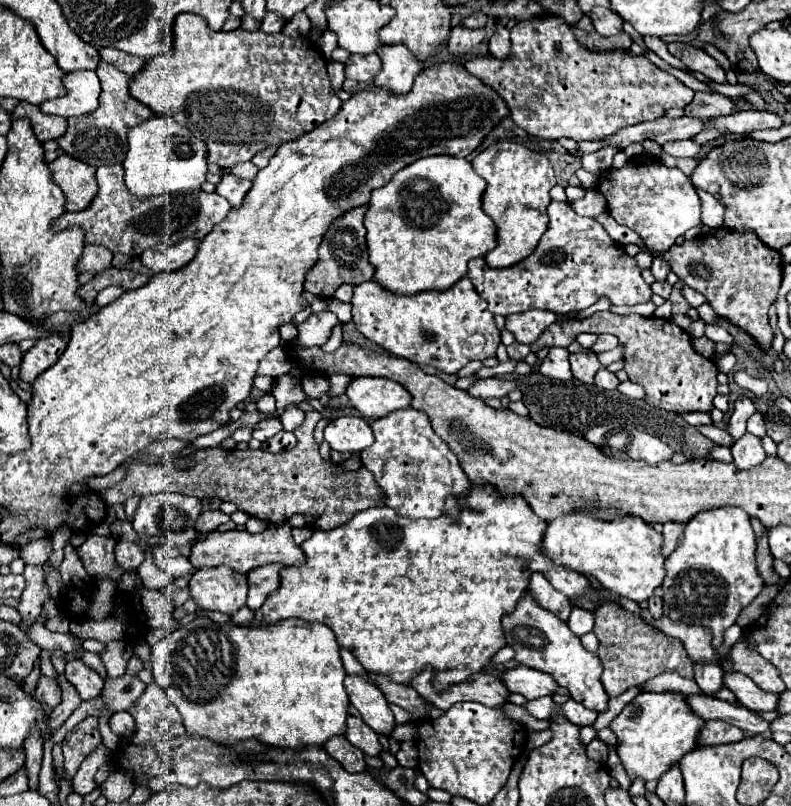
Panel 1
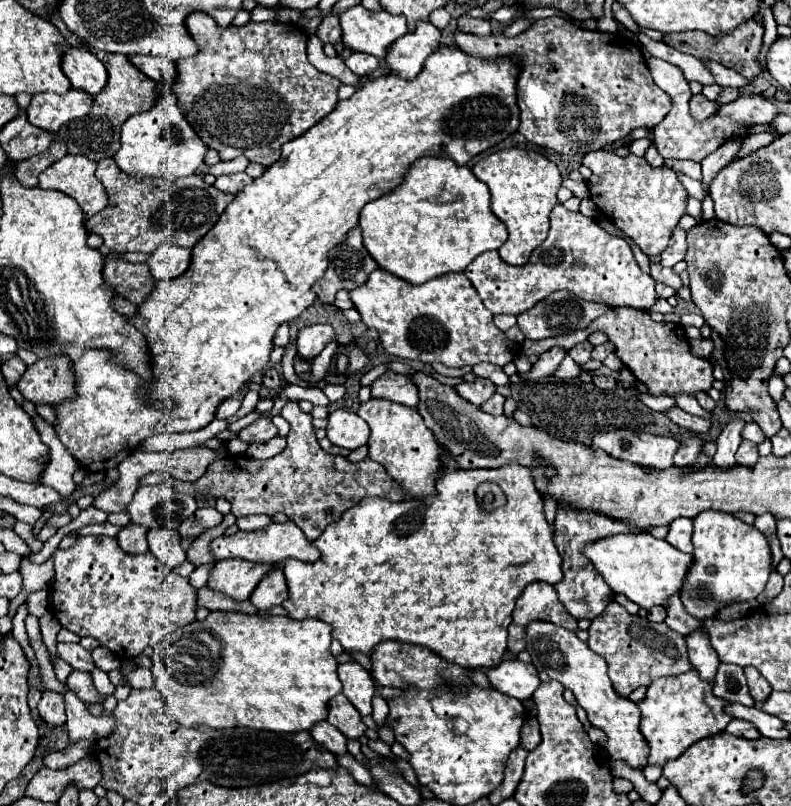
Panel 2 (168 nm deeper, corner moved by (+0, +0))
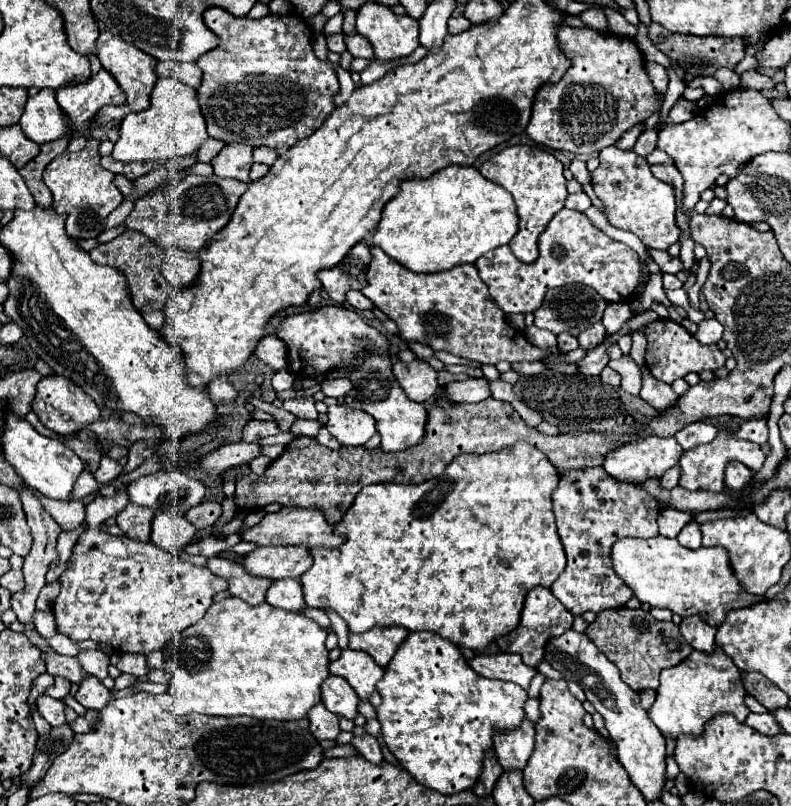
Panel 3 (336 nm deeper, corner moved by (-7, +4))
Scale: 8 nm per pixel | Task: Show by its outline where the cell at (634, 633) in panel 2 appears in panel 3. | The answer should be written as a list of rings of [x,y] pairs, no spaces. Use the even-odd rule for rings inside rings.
[[[605,609],[597,615],[597,619],[587,627],[587,637],[613,661],[619,671],[621,679],[633,689],[657,689],[659,687],[659,673],[665,667],[675,667],[685,661],[693,649],[683,639],[679,625],[673,621],[657,621],[645,609]]]

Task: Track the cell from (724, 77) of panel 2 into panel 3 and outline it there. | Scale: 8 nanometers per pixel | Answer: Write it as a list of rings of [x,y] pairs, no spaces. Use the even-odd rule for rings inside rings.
[[[745,71],[739,77],[741,77],[741,83],[739,83],[741,89],[759,89],[759,91],[763,91],[763,89],[773,89],[775,87],[773,79],[759,73],[759,71]]]

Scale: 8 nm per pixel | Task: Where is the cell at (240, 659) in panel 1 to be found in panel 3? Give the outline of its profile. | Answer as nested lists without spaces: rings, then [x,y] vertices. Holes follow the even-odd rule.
[[[237,597],[213,603],[201,621],[171,637],[163,647],[163,669],[173,675],[167,691],[171,699],[171,711],[175,715],[203,713],[215,717],[249,715],[255,719],[277,721],[305,719],[311,707],[321,701],[321,685],[331,675],[329,651],[325,647],[327,633],[329,631],[325,627],[319,627],[309,617],[285,609],[275,609],[269,603],[251,607]]]

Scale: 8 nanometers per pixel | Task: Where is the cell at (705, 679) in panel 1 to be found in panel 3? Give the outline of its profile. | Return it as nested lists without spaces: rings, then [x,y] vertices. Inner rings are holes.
[[[685,617],[681,621],[681,635],[693,649],[701,653],[713,653],[715,633],[717,633],[717,627],[707,625],[707,621],[699,617]]]

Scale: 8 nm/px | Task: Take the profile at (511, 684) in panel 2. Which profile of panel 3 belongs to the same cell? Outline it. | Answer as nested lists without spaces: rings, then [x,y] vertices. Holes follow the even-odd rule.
[[[495,653],[495,655],[477,655],[469,661],[469,665],[485,677],[513,681],[523,689],[529,689],[531,679],[537,675],[535,667],[523,663],[523,659],[515,653]]]

